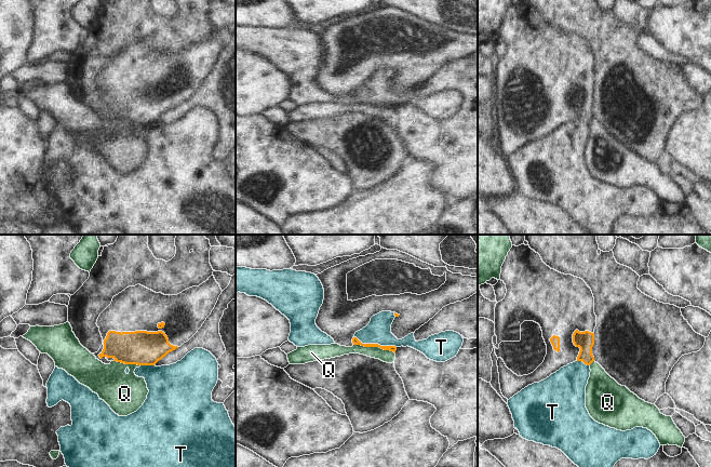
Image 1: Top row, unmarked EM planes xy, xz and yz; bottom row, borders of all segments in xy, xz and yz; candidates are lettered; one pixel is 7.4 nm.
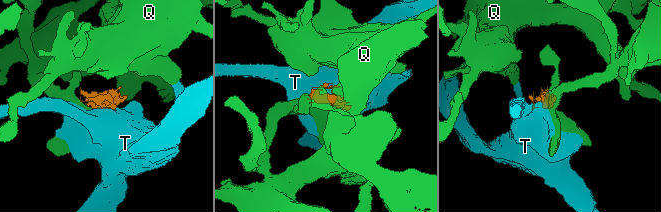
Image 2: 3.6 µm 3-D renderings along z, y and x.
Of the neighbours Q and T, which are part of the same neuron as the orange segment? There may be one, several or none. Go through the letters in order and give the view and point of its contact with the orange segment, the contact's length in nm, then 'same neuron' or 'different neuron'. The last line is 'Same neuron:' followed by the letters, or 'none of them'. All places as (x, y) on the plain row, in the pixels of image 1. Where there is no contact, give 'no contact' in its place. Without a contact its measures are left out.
Q: xz (374, 104) | 320 nm | different neuron
T: xz (375, 102) | 340 nm | different neuron
Same neuron: none of them

